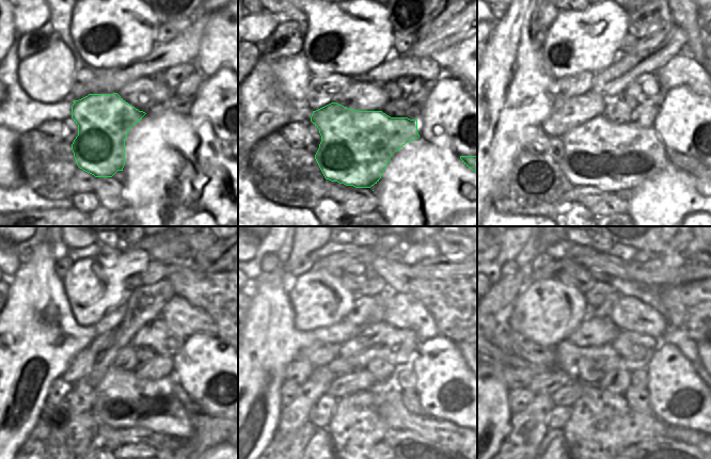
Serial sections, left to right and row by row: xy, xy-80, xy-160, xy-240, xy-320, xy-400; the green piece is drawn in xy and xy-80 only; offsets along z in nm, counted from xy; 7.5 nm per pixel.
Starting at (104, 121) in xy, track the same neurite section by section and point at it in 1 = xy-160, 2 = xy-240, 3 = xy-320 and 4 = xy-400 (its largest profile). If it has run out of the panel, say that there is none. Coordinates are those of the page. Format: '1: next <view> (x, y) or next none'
1: next xy-160 (617, 158)
2: next xy-240 (122, 399)
3: next xy-320 (390, 407)
4: next xy-400 (691, 437)

